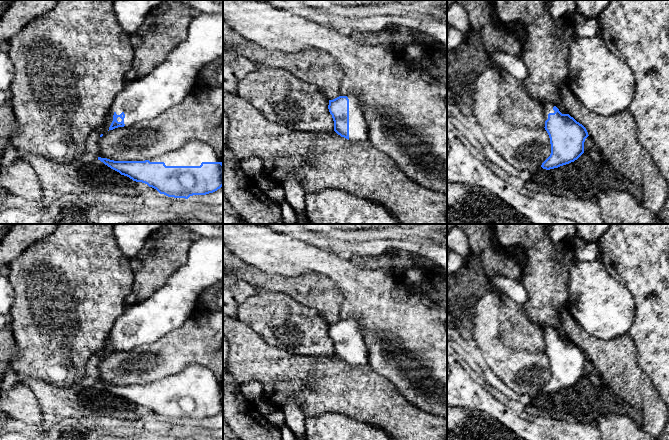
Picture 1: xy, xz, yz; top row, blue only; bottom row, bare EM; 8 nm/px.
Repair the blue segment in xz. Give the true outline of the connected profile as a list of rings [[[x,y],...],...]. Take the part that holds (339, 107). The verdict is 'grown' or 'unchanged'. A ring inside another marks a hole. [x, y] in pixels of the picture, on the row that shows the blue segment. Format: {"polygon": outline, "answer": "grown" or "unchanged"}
{"polygon": [[[356,94],[329,100],[328,109],[334,121],[334,131],[352,142],[368,140],[368,125]]], "answer": "grown"}

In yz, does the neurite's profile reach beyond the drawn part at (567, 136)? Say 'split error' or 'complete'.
split error

